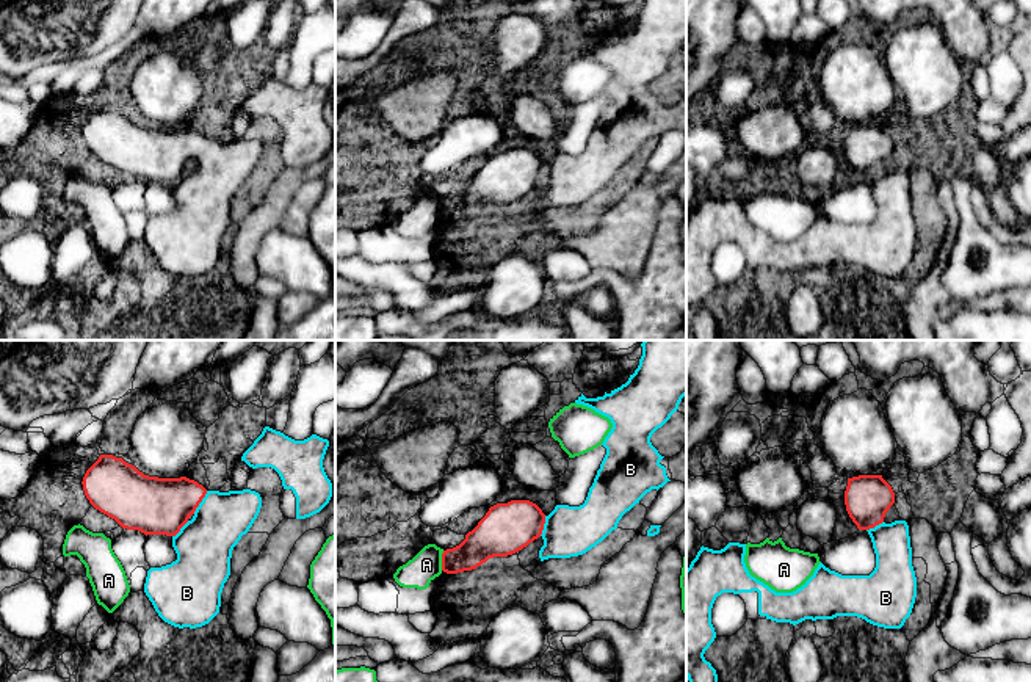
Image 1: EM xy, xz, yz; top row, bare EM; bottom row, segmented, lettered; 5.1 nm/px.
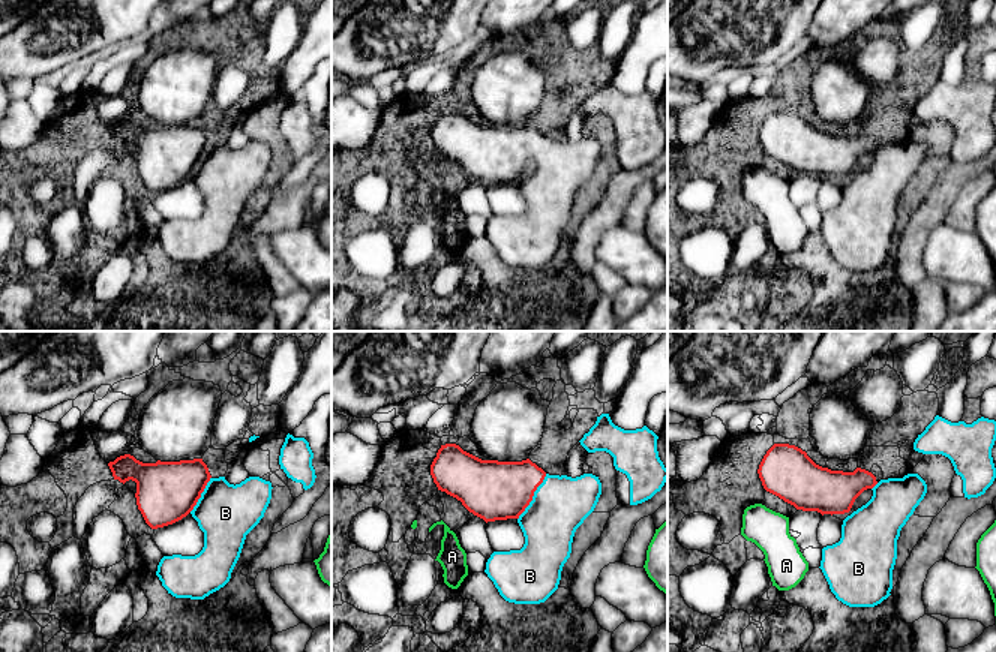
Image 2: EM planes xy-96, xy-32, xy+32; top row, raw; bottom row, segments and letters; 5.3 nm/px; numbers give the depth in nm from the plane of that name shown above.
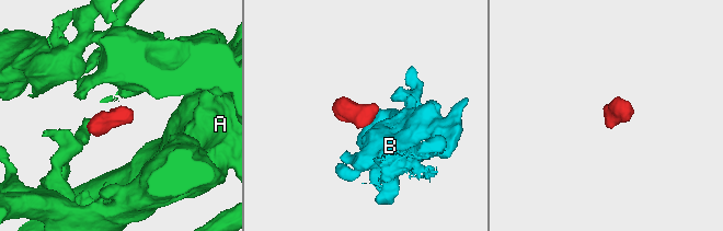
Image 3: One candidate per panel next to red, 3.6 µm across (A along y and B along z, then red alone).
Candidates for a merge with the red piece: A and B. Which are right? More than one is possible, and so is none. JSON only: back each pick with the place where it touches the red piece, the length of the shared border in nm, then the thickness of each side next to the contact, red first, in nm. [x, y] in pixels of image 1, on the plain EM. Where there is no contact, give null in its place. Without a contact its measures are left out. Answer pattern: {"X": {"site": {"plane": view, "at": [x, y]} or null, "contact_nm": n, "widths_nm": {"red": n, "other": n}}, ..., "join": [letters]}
{"B": {"site": {"plane": "xy", "at": [201, 149]}, "contact_nm": 140, "widths_nm": {"red": 300, "other": 300}}, "join": ["B"]}

